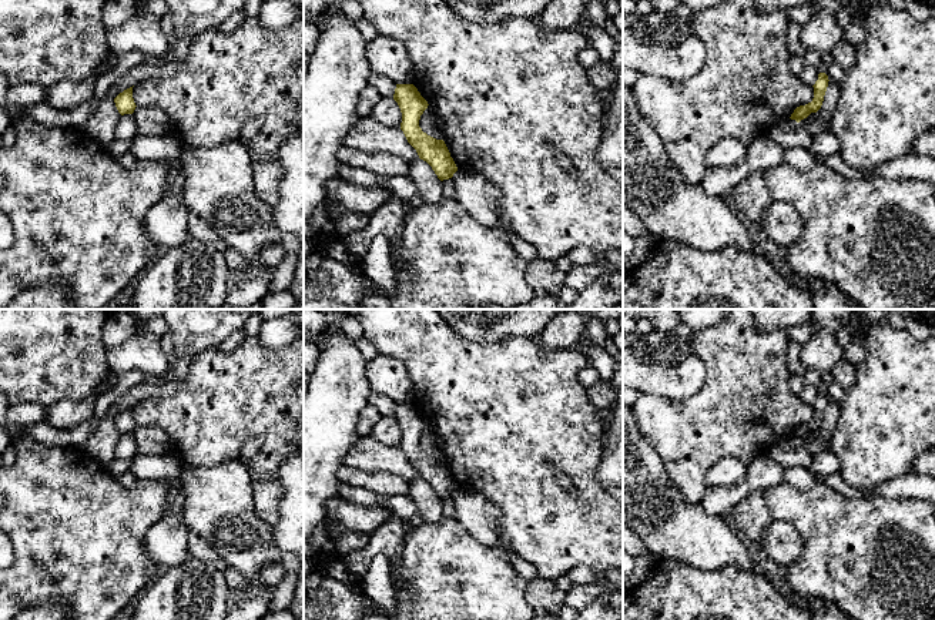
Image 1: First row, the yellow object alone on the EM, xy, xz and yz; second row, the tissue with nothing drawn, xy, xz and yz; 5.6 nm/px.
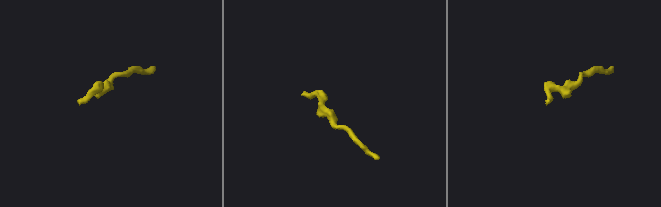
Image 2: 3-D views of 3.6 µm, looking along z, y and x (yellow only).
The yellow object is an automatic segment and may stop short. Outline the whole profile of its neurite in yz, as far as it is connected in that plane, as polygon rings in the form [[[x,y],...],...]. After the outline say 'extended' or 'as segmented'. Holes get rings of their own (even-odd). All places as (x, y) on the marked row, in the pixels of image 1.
[[[825,73],[818,74],[818,80],[815,81],[814,87],[814,98],[811,103],[805,105],[800,105],[791,114],[791,120],[800,123],[801,120],[807,118],[811,113],[817,113],[824,101],[824,95],[828,87],[828,76]]]; as segmented

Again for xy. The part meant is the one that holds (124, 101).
[[[133,87],[124,90],[114,98],[115,107],[121,115],[133,114],[135,110],[135,103],[133,98]]]; as segmented

